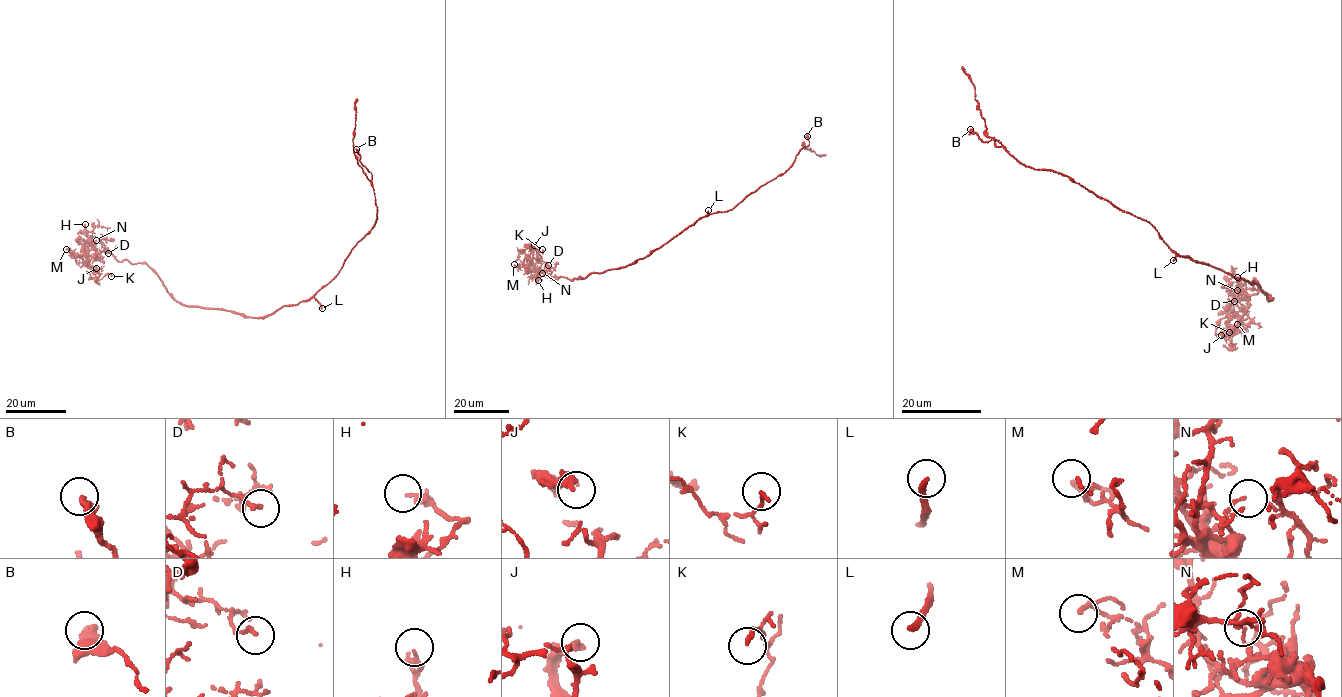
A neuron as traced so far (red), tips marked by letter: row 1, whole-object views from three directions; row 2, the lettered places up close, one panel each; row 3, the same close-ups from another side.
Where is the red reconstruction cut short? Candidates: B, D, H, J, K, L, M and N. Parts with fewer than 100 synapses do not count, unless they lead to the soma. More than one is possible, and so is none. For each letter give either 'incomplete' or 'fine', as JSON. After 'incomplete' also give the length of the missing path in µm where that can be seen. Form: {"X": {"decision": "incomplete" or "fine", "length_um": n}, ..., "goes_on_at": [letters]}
{"B": {"decision": "fine"}, "D": {"decision": "fine"}, "H": {"decision": "fine"}, "J": {"decision": "fine"}, "K": {"decision": "fine"}, "L": {"decision": "incomplete", "length_um": 30}, "M": {"decision": "fine"}, "N": {"decision": "fine"}, "goes_on_at": ["L"]}

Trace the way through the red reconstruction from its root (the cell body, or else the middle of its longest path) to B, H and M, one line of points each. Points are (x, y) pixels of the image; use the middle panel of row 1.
B: (665, 243), (705, 215), (731, 209), (784, 173), (798, 151), (809, 144), (807, 136)
H: (665, 243), (626, 266), (584, 278), (560, 277), (553, 281), (550, 274), (535, 275), (536, 283), (538, 280)
M: (665, 243), (626, 266), (592, 273), (582, 279), (560, 277), (553, 281), (550, 274), (539, 276), (514, 264)

